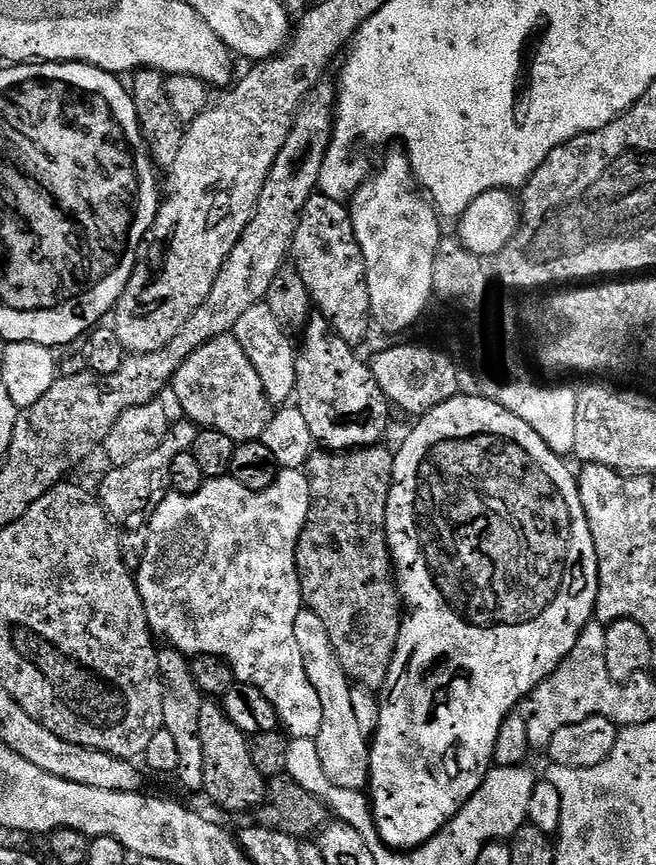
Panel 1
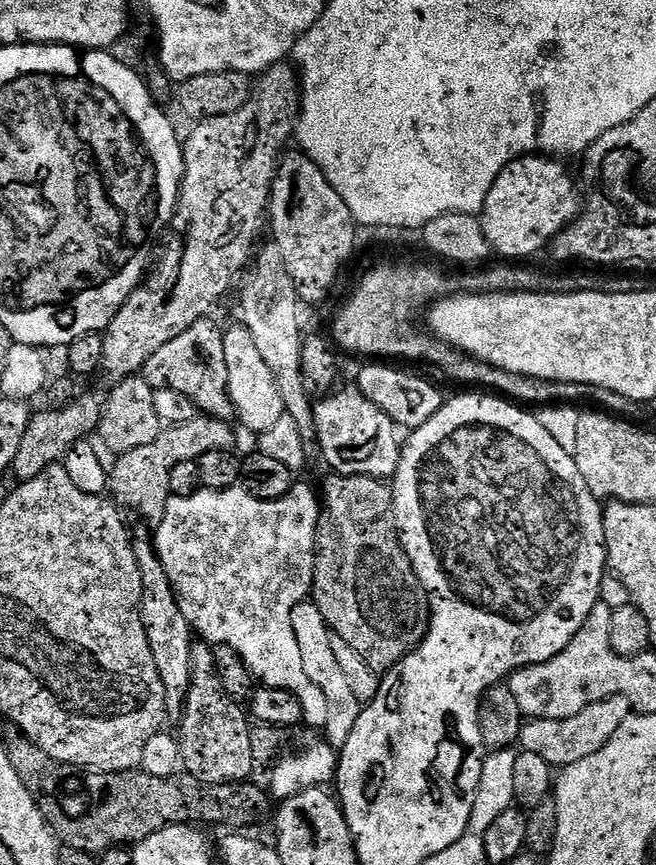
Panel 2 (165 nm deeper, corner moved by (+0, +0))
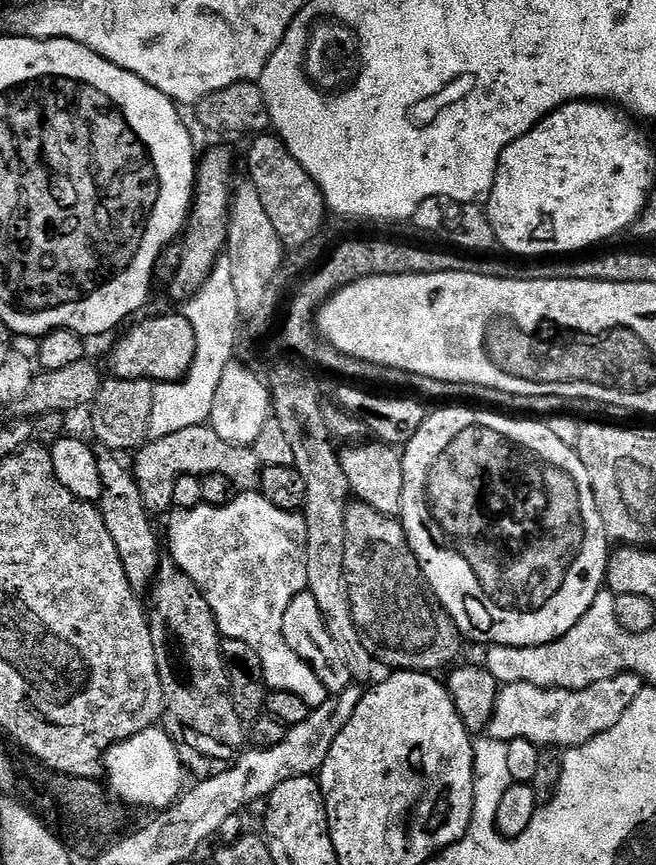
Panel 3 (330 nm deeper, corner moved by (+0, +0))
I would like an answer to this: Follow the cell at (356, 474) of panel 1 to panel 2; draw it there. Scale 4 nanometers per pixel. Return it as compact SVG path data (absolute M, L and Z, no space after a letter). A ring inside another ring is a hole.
M329 475L322 488L320 521L316 527L316 559L312 567L311 603L322 610L329 629L367 664L391 666L406 658L422 643L426 631L426 600L410 558L396 528L393 489L369 476Z

